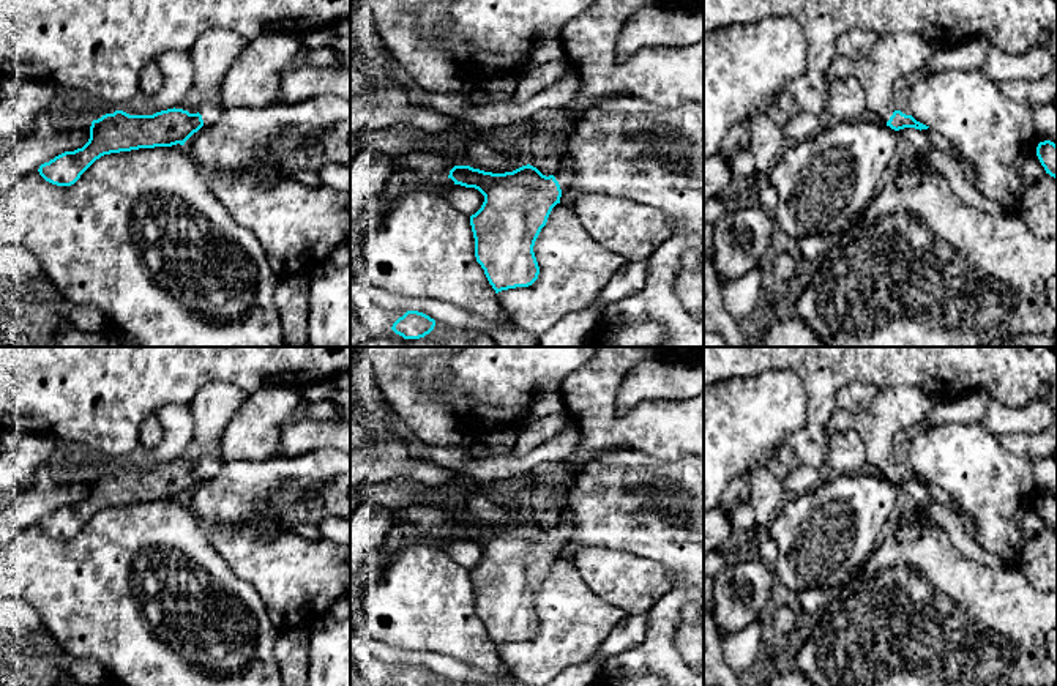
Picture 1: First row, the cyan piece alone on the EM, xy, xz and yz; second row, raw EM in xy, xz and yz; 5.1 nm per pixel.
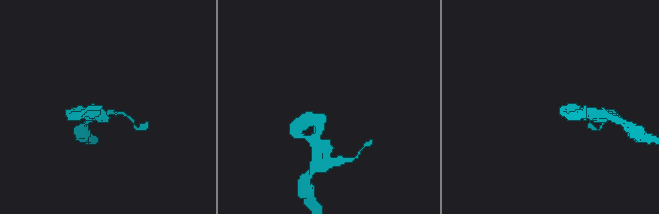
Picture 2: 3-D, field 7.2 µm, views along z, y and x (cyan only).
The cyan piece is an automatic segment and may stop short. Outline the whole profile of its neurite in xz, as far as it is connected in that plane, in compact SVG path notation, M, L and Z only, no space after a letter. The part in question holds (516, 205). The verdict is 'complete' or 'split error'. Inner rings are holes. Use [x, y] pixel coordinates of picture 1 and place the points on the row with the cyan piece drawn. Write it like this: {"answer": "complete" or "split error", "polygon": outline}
{"answer": "split error", "polygon": "M527 164L513 172L492 173L470 166L454 166L448 178L454 185L475 188L484 196L481 208L470 216L475 238L475 257L495 293L516 287L532 285L540 274L533 252L535 241L546 226L552 208L560 203L562 188L571 181L570 167L557 167L546 177Z"}

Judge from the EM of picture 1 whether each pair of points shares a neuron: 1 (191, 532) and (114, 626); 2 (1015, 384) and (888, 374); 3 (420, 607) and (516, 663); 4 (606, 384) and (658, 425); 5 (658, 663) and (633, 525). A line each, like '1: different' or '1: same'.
1: same
2: same
3: different
4: same
5: same

